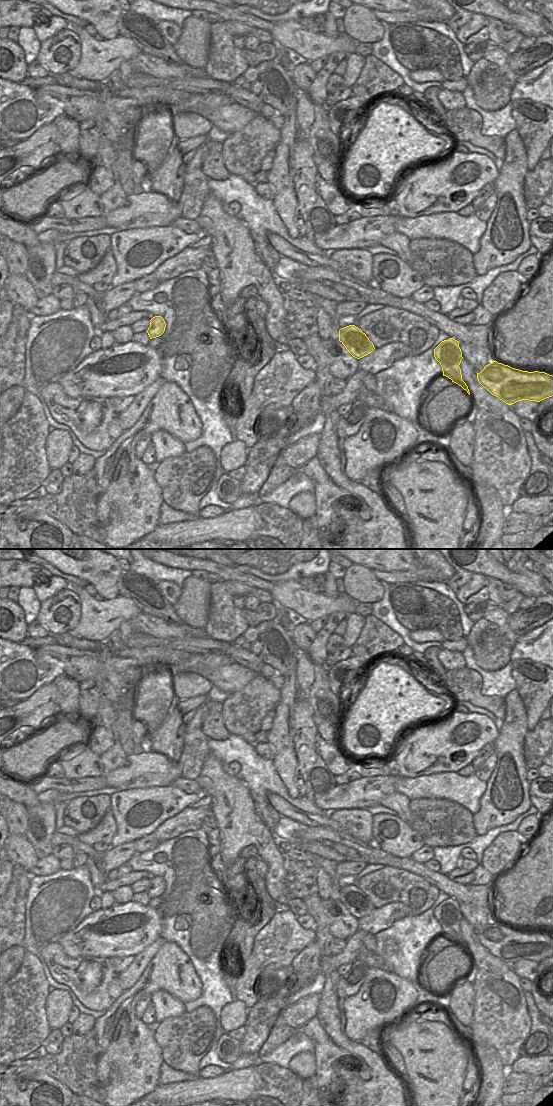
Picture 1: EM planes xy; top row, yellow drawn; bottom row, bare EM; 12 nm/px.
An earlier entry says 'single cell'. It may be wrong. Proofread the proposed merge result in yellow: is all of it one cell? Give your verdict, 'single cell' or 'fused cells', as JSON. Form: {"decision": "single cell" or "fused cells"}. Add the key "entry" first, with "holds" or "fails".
{"entry": "fails", "decision": "fused cells"}

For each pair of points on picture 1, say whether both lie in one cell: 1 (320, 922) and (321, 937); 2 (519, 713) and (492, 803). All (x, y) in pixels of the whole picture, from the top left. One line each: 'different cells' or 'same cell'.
1: different cells
2: same cell

